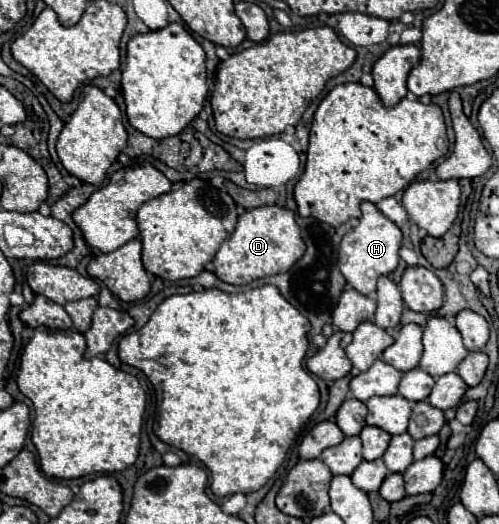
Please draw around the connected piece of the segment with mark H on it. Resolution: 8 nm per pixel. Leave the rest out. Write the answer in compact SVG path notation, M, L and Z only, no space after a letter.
M364 201L362 203L362 217L360 223L342 239L340 245L340 257L338 257L338 267L346 281L362 295L370 295L376 291L376 281L382 275L394 273L398 267L398 251L402 243L402 233L398 225L394 225L374 203Z

